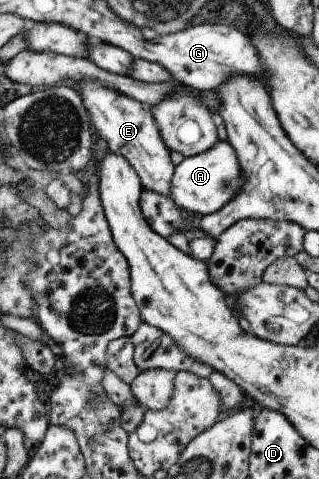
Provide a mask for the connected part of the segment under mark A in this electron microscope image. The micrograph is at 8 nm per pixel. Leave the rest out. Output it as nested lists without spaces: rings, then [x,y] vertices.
[[[218,140],[211,149],[195,156],[185,157],[175,165],[171,175],[169,199],[182,210],[205,216],[218,211],[239,191],[241,171],[227,141]]]

